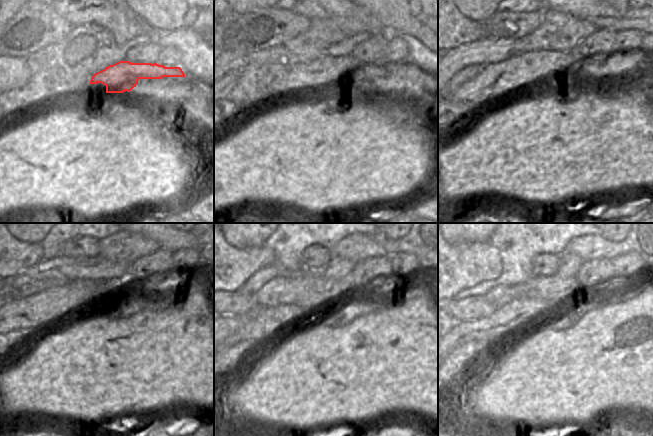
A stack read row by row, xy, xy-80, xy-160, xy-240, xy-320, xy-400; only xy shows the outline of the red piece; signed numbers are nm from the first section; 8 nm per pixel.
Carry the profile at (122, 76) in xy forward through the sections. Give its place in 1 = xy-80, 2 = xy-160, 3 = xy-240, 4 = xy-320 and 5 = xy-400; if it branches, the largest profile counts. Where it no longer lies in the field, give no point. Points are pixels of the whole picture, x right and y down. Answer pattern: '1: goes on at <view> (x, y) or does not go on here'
1: goes on at xy-80 (325, 71)
2: goes on at xy-160 (534, 69)
3: goes on at xy-240 (32, 313)
4: goes on at xy-320 (234, 323)
5: does not go on here

